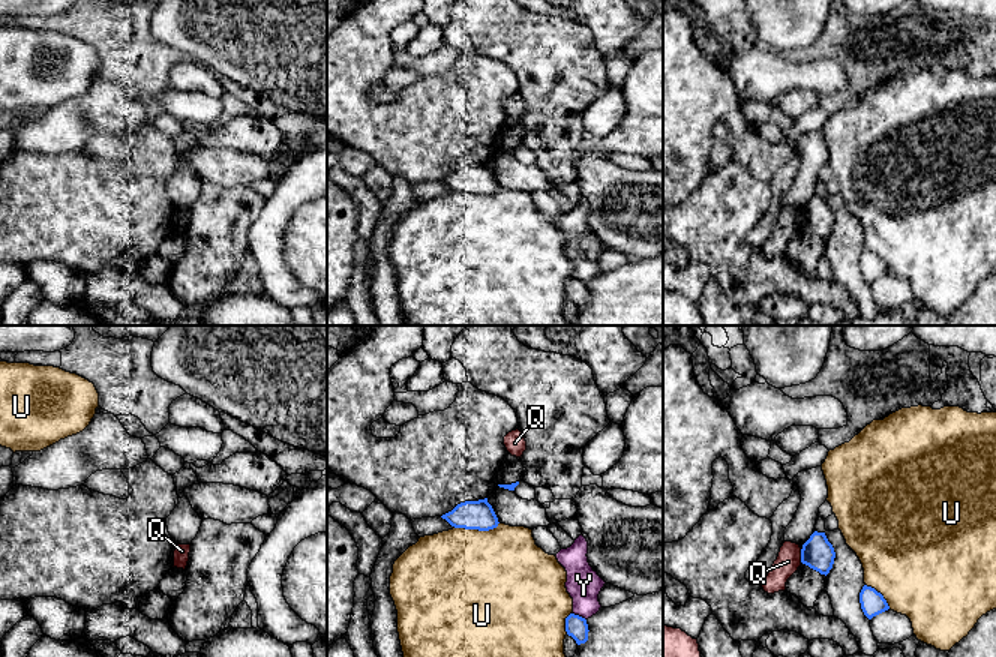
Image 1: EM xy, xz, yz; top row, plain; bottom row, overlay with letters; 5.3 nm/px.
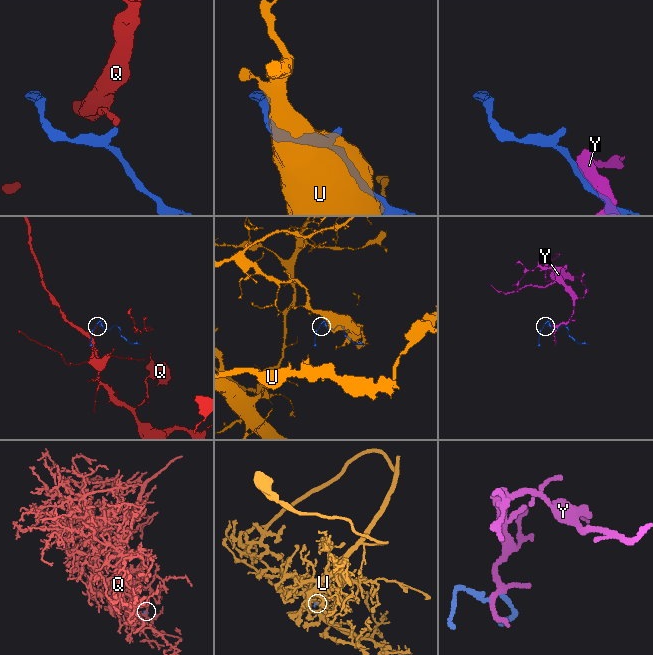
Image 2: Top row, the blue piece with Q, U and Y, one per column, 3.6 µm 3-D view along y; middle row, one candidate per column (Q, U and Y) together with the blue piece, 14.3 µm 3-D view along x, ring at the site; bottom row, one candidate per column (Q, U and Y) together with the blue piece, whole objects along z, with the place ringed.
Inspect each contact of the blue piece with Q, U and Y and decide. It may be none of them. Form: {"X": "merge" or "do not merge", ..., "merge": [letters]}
{"Q": "do not merge", "U": "do not merge", "Y": "do not merge", "merge": []}

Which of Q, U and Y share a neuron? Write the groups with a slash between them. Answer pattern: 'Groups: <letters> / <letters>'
Groups: Q / U / Y

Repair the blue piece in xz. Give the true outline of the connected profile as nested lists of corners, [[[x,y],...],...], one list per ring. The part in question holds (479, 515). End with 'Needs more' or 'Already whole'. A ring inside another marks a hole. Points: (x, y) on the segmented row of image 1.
[[[488,498],[460,502],[441,518],[454,528],[478,531],[494,530],[500,524],[492,506],[488,502]]]. Already whole

